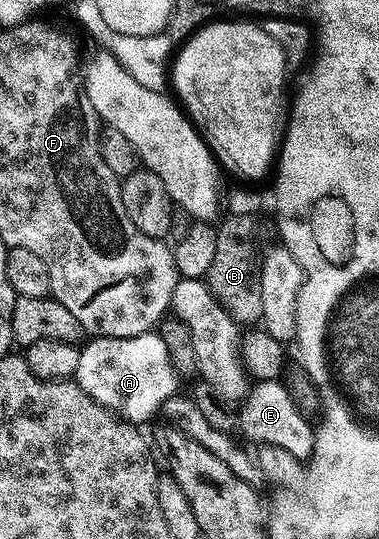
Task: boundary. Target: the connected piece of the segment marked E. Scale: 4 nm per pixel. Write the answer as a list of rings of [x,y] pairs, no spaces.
[[[256,380],[248,388],[239,409],[239,425],[243,433],[251,441],[259,441],[260,446],[284,448],[294,457],[306,459],[311,456],[315,446],[315,431],[312,422],[297,407],[293,407],[293,399],[289,399],[289,391],[282,380]]]

